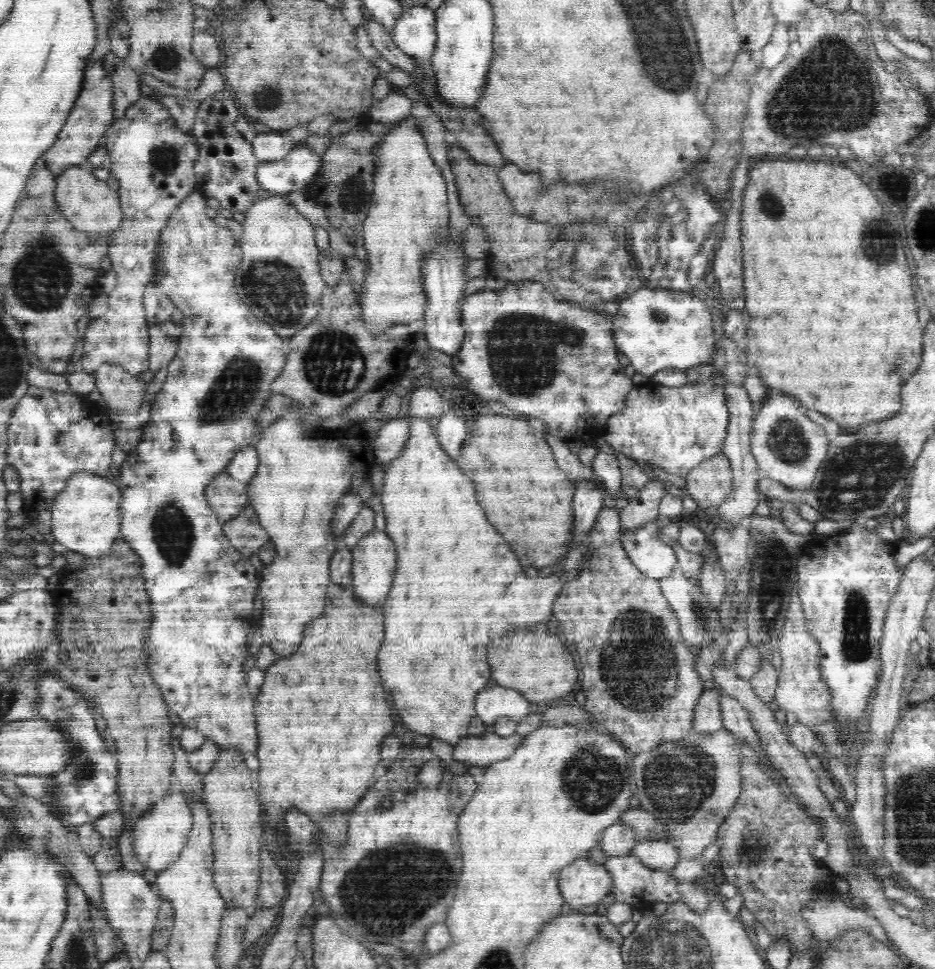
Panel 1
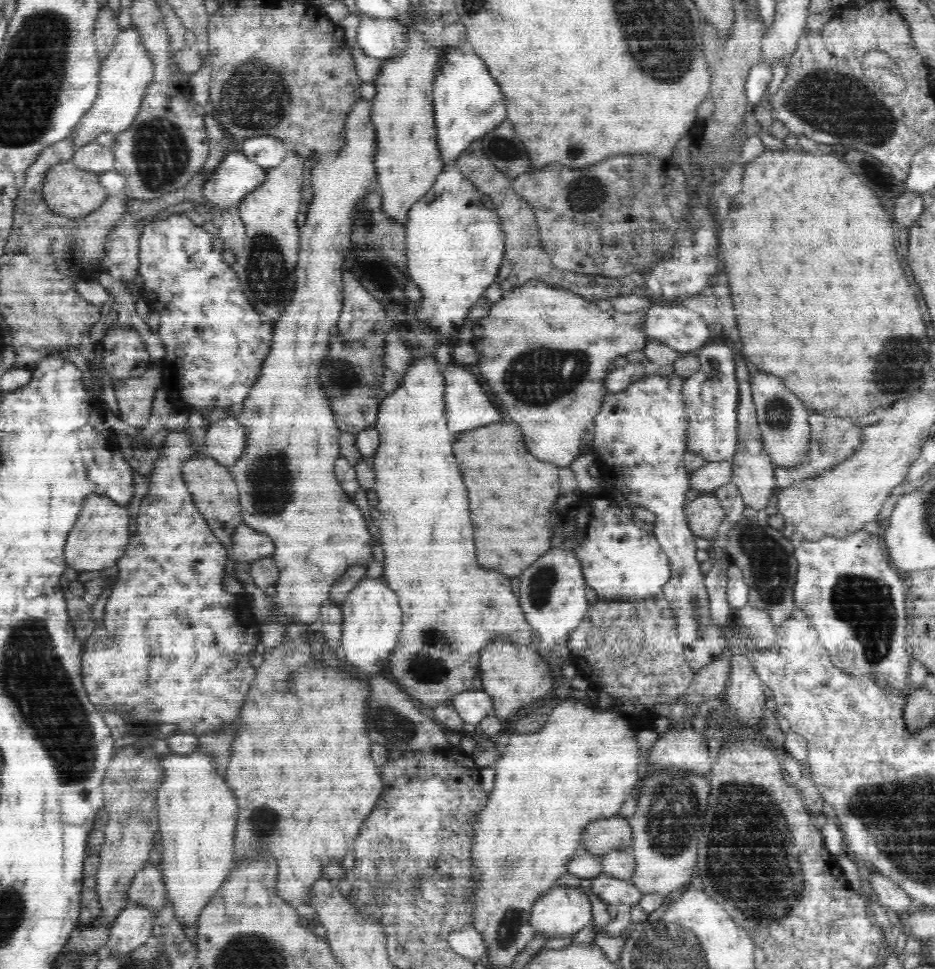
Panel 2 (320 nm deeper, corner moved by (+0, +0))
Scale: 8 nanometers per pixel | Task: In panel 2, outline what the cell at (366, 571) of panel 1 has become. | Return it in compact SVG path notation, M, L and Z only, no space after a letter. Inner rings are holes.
M362 580L351 589L340 605L343 618L340 651L344 660L367 670L387 664L401 632L402 611L398 604L397 593L394 594L384 580Z

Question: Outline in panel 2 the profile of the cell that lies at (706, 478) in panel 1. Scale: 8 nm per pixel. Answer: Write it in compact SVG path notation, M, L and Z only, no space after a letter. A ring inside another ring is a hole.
M713 492L700 493L685 506L685 516L694 537L710 540L725 520L721 502Z

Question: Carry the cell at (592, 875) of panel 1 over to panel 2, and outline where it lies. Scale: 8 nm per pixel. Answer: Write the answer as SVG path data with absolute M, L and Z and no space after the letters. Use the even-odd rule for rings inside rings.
M558 886L534 903L530 923L538 936L566 938L593 923L592 906L578 887Z

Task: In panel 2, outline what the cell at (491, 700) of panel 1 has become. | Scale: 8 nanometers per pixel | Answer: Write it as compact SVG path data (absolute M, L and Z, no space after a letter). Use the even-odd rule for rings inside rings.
M470 689L456 693L454 699L450 700L451 702L469 729L481 720L496 714L492 697L483 690Z

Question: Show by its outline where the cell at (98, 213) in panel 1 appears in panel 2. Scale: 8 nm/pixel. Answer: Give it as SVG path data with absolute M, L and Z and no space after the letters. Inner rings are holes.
M67 161L66 163L58 163L56 166L52 167L45 174L44 183L41 184L44 188L44 199L52 212L57 212L62 216L69 216L71 219L78 217L83 217L93 213L102 207L102 204L106 202L109 198L109 193L105 189L104 185L101 184L100 176L95 172L88 172L79 169L72 161Z

